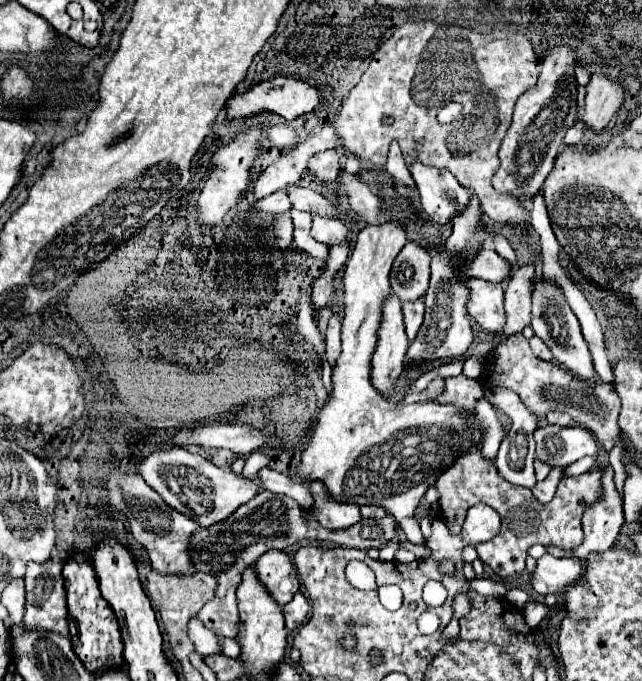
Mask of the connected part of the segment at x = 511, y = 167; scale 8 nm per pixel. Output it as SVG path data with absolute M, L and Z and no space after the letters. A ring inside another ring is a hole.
M558 46L554 50L548 52L548 56L542 62L542 72L540 78L536 82L536 86L532 86L528 92L524 92L524 96L516 102L514 108L514 118L512 118L512 126L508 128L508 134L500 146L500 168L494 174L492 186L502 192L502 194L512 194L514 198L524 200L532 200L540 186L544 184L546 176L550 174L552 166L554 166L554 158L560 152L562 146L562 138L568 132L568 128L574 126L576 122L576 80L574 80L574 56L576 50L568 48L568 46Z

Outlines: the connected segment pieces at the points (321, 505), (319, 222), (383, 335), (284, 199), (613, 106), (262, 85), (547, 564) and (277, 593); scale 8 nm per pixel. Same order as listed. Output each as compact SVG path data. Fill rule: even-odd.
M312 482L312 496L314 496L314 518L330 532L346 530L360 520L360 508L354 504L338 504L326 496L326 490L320 482Z
M314 218L312 238L326 244L328 248L352 240L348 236L348 226L344 222L340 222L340 220L332 220L332 218Z
M390 296L384 304L384 318L378 330L378 344L376 344L376 352L372 356L372 386L382 394L382 396L390 396L394 392L396 380L400 378L402 370L404 370L404 354L408 350L408 338L404 334L404 320L402 320L402 306L400 300L396 296Z
M282 188L262 200L256 202L256 210L260 214L276 214L276 212L288 212L292 208L292 202L288 198L288 190Z
M594 74L586 86L586 102L578 120L594 134L600 134L612 116L622 108L622 102L624 88L602 74Z
M278 76L278 78L268 78L268 80L258 82L244 94L232 94L232 98L226 102L224 110L226 110L226 120L252 118L262 112L274 112L286 120L294 120L306 112L312 112L320 102L322 102L322 94L318 88L314 88L302 80L296 80L296 78Z
M544 554L536 560L536 570L532 572L532 588L534 592L546 594L562 594L566 586L574 584L582 576L582 564L574 558L554 558Z
M268 550L258 558L254 568L260 582L268 588L280 606L288 604L290 598L294 598L294 594L300 590L296 568L290 556L282 550Z

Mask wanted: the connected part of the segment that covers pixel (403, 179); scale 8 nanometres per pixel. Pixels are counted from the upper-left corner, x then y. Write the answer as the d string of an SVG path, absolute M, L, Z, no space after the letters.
M392 142L392 146L390 146L390 154L388 154L388 162L386 162L386 170L388 170L388 174L390 174L396 182L414 188L414 180L412 180L408 168L406 168L406 164L404 164L402 150L400 150L400 146L398 146L396 142Z

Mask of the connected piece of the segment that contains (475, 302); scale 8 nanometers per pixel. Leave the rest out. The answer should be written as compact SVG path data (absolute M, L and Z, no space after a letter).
M480 278L464 280L470 298L468 298L468 314L488 332L500 332L504 328L504 290L498 282L488 282Z

